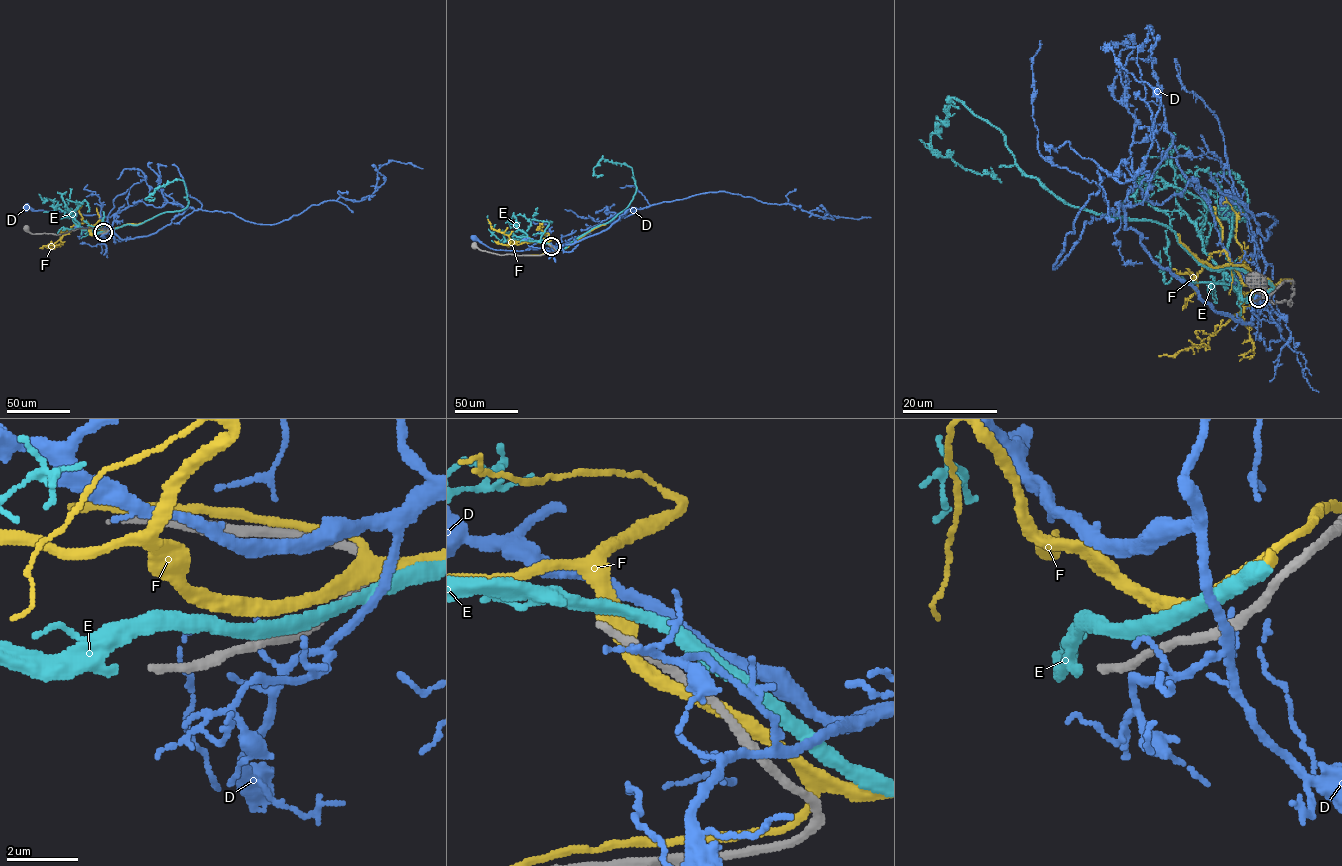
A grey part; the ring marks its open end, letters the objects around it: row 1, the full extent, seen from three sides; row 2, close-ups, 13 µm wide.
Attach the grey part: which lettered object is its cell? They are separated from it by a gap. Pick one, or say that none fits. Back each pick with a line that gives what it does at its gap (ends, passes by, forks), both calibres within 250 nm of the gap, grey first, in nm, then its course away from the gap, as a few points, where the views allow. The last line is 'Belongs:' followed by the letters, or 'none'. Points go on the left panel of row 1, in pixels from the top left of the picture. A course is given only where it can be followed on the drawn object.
E: it passes by | 240/360 nm | via (104, 232), (181, 210), (188, 201), (184, 183), (177, 179), (145, 198), (154, 197)
Belongs: E

